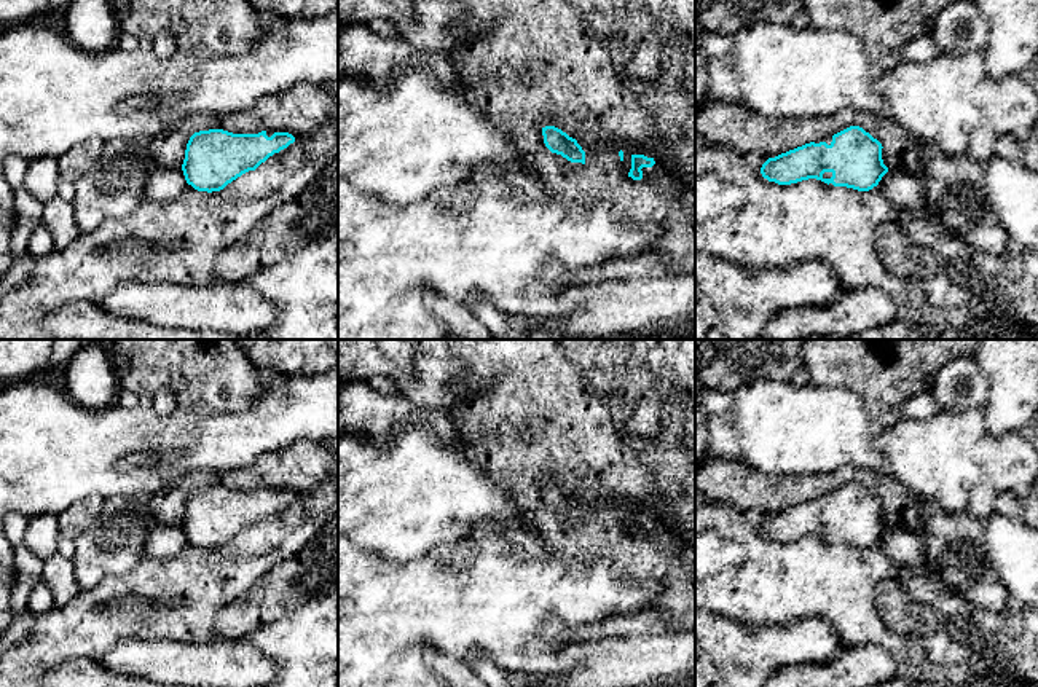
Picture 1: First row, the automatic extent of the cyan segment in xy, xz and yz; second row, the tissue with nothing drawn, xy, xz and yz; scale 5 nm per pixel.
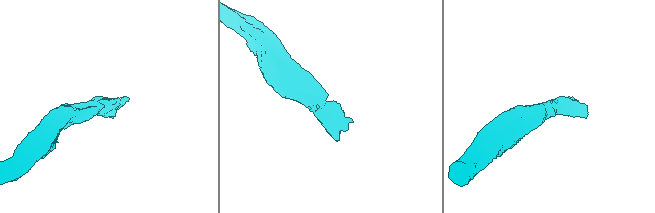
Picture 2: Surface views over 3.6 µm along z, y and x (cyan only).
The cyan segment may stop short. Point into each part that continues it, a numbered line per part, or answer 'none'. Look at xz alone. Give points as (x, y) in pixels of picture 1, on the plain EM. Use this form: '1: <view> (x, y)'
1: xz (664, 537)

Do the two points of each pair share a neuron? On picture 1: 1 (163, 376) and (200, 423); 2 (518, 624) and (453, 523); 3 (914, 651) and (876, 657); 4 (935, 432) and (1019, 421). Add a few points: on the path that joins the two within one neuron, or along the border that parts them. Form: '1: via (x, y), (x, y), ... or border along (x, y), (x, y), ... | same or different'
1: border along (179, 407), (227, 413) | different
2: border along (467, 533), (453, 541) | different
3: border along (887, 649), (898, 665) | different
4: border along (982, 408), (986, 429), (990, 434), (1021, 434) | different

